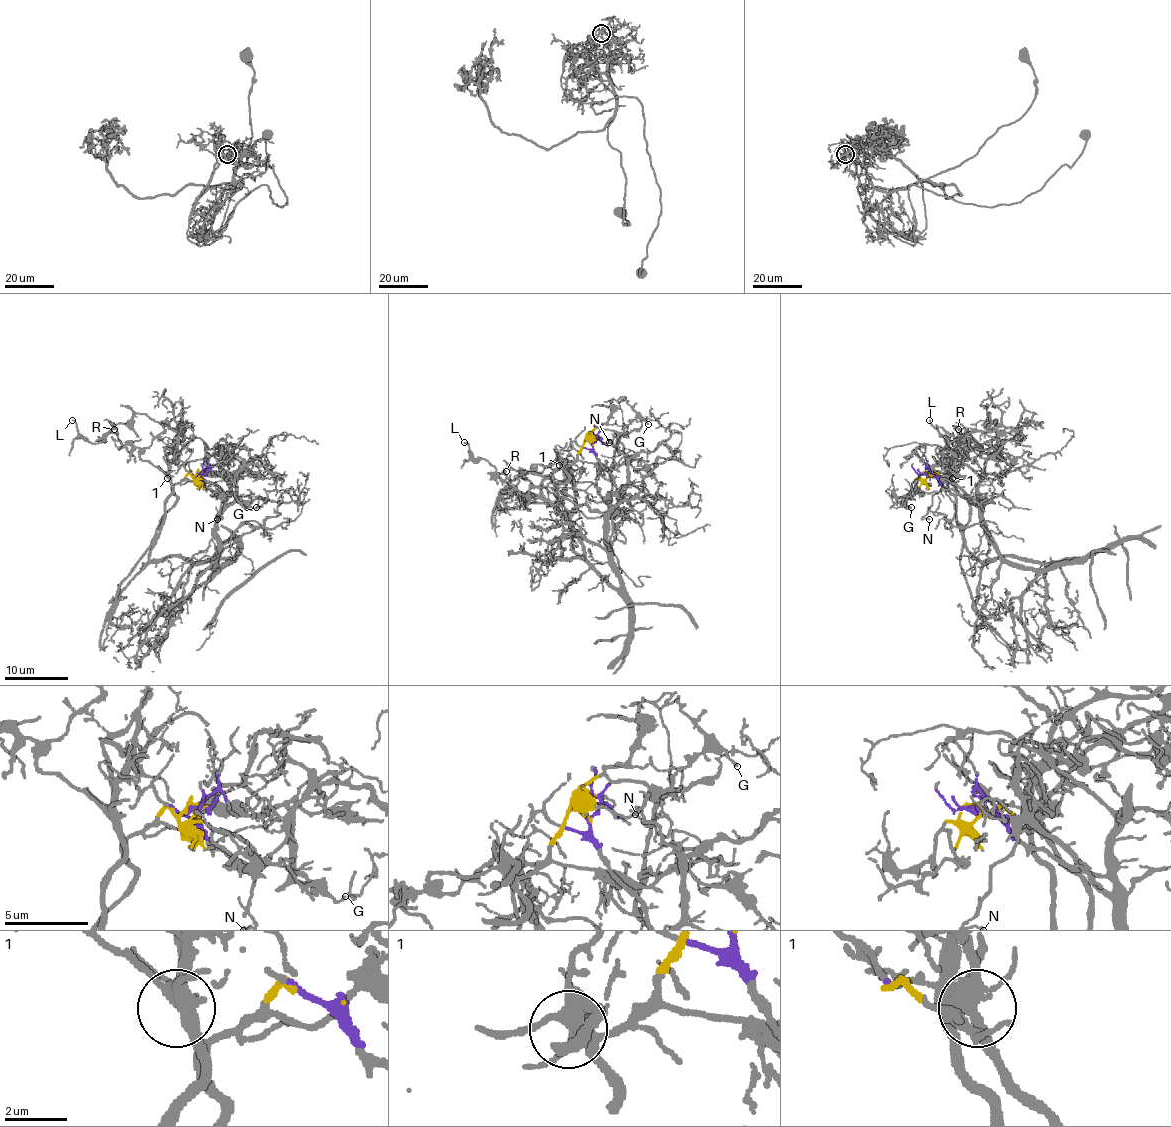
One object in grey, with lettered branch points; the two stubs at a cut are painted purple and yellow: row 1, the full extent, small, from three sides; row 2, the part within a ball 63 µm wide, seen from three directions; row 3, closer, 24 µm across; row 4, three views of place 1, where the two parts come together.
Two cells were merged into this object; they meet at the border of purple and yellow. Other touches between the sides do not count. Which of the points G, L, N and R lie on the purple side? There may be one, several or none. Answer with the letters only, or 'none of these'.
N

